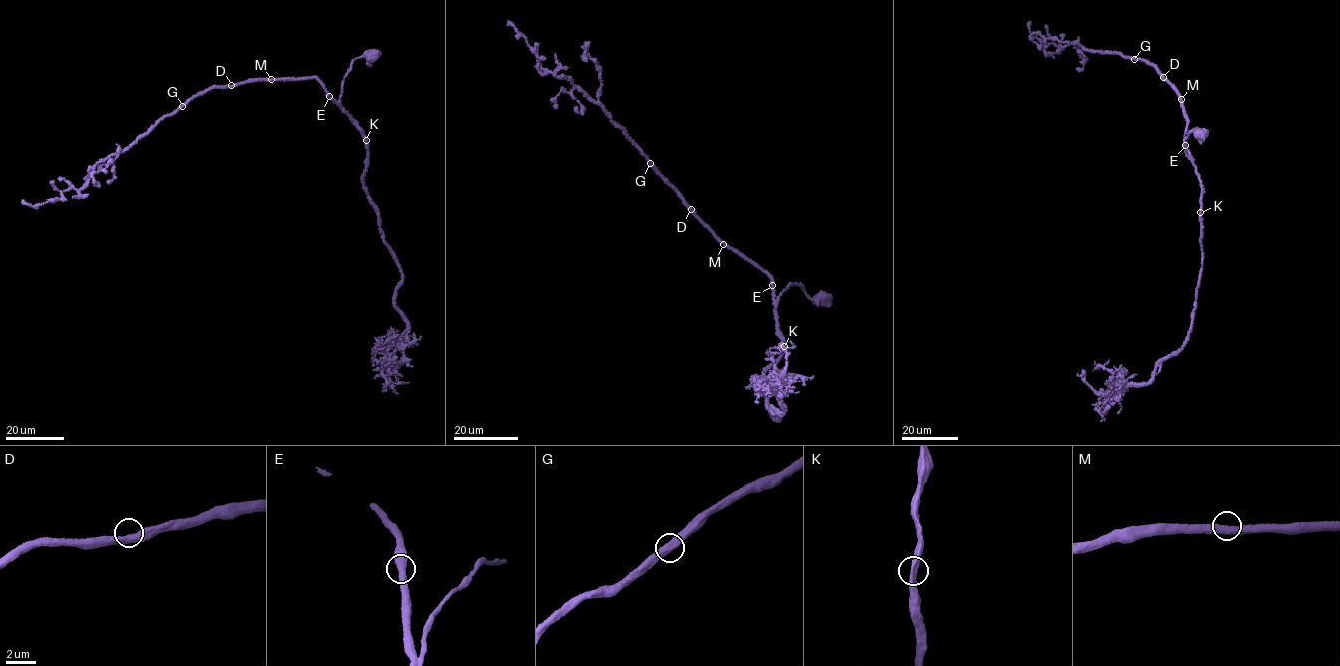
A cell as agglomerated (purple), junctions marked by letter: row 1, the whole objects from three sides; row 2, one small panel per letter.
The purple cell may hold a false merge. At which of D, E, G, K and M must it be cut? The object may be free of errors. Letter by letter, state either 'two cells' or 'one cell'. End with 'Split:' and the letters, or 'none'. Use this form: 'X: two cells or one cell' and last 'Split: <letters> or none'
D: one cell
E: one cell
G: one cell
K: one cell
M: one cell
Split: none

